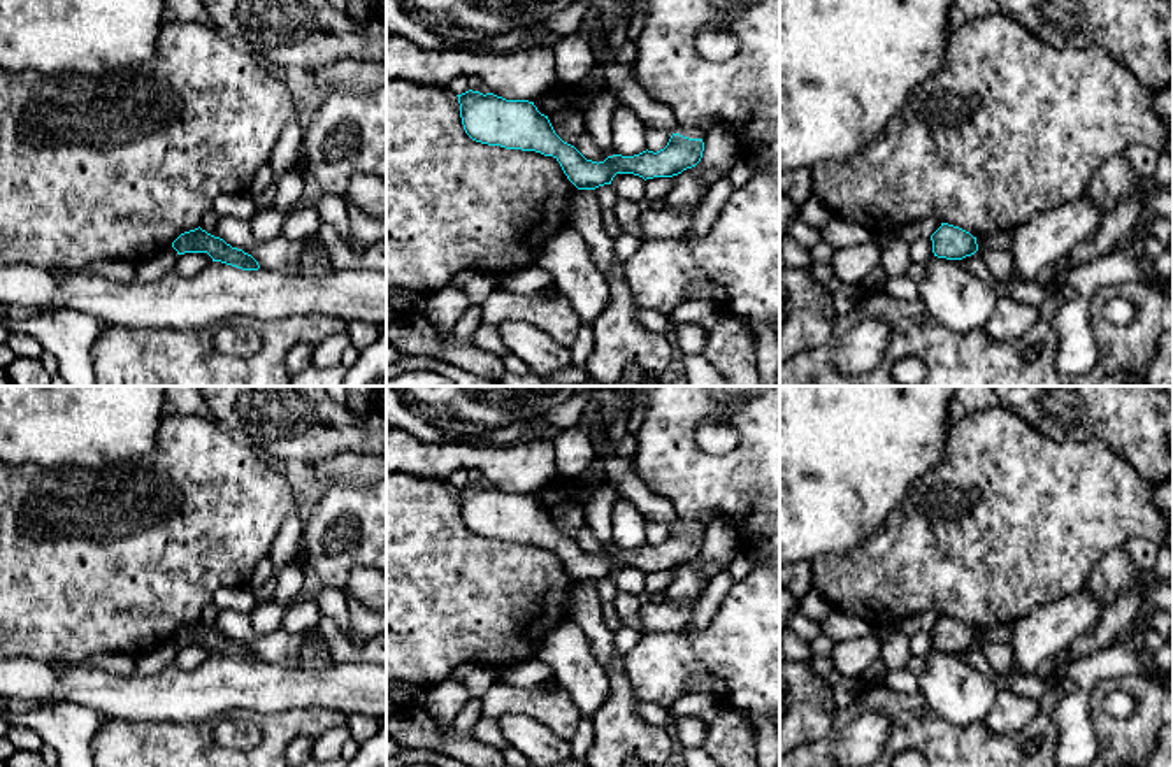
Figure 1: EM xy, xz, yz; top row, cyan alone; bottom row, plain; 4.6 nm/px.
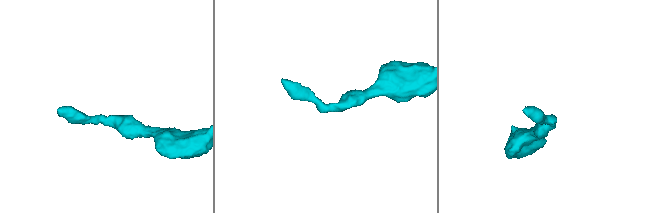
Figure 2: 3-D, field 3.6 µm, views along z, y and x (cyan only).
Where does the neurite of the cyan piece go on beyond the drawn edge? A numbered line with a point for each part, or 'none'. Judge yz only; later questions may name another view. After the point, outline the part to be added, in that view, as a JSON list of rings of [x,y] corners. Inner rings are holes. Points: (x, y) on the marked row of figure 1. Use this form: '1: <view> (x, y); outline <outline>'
none

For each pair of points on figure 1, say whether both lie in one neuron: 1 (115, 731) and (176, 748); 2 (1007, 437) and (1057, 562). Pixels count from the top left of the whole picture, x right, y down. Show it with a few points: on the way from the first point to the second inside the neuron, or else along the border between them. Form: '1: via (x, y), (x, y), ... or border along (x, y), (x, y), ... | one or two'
1: via (130, 746), (160, 748) | one
2: via (1007, 469), (1007, 511), (1026, 530) | one

